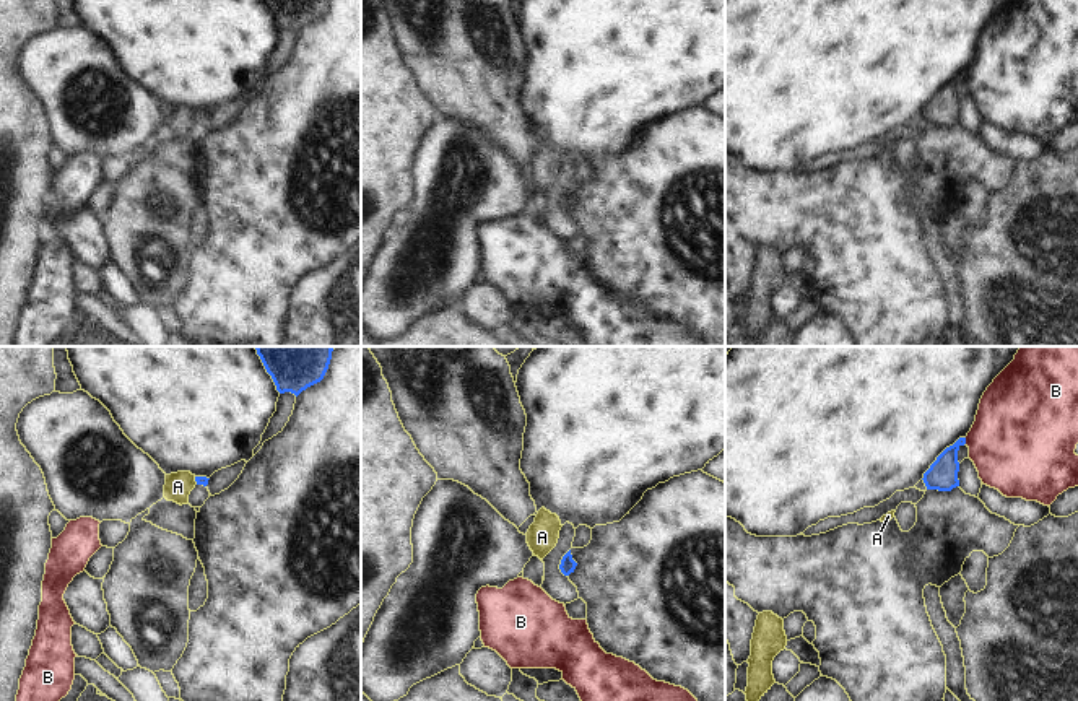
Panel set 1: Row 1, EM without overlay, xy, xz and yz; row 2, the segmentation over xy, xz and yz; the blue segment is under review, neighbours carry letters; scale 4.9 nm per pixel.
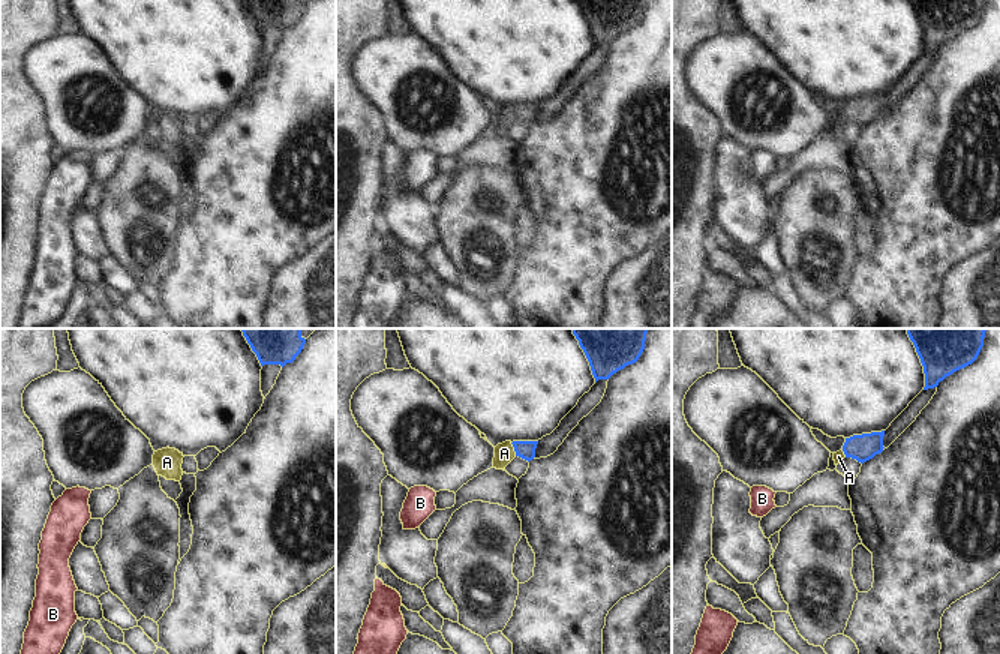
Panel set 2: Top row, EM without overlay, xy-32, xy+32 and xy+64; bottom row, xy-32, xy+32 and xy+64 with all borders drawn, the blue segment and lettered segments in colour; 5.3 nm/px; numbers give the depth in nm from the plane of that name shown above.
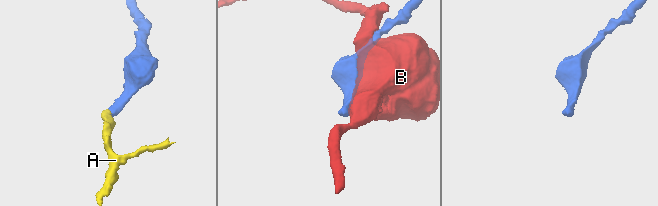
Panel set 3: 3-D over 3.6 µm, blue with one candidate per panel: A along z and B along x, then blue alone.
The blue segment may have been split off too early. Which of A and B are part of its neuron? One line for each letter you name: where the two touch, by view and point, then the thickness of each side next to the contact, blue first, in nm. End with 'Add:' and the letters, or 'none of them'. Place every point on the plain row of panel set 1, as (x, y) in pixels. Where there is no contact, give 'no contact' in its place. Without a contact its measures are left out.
A: contact xy (195, 116); calibres 50 and 130 nm
Add: A

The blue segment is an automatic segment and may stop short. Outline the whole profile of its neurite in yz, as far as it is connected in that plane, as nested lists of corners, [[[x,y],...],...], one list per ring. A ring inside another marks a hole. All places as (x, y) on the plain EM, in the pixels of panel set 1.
[[[959,73],[953,81],[946,83],[930,104],[924,109],[927,125],[951,127],[959,122],[958,86],[966,80],[966,73]]]

